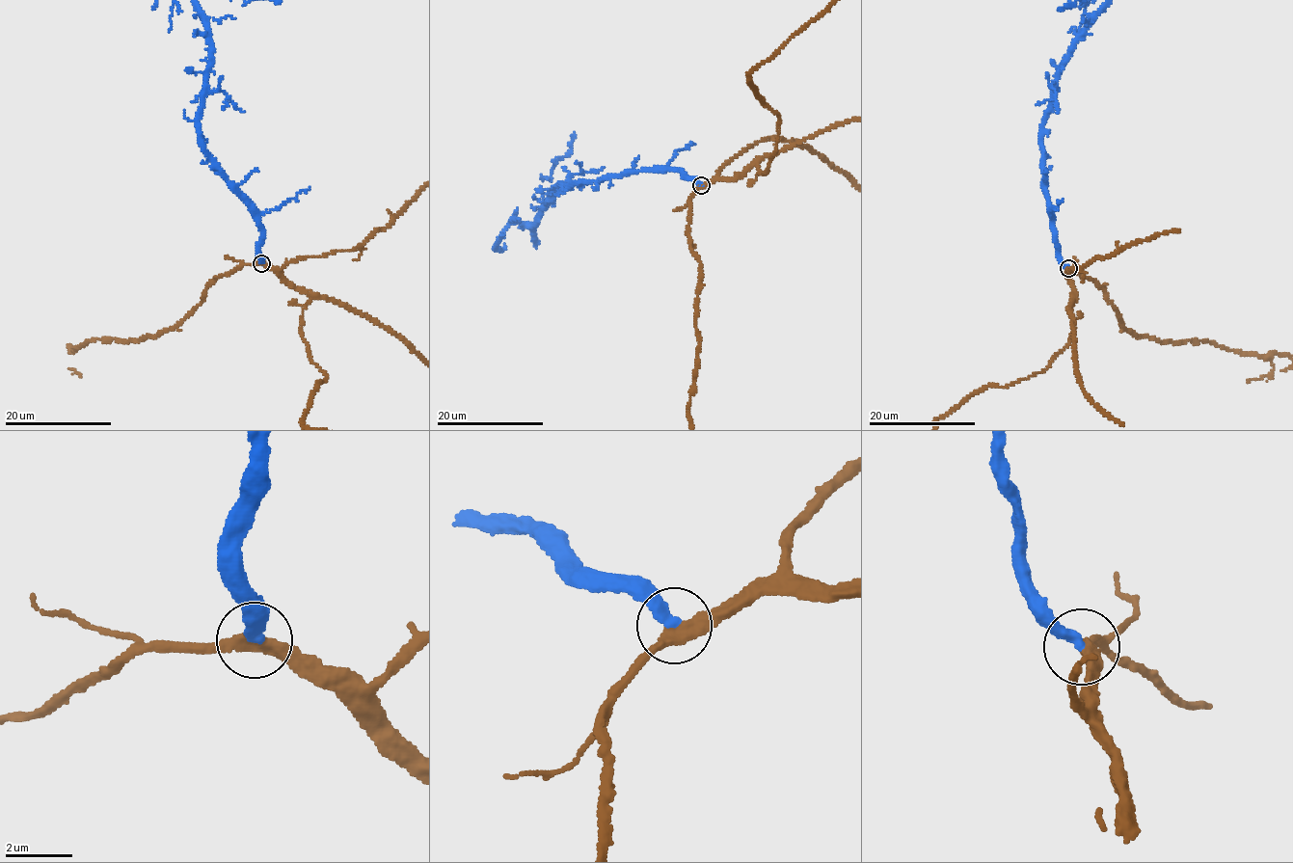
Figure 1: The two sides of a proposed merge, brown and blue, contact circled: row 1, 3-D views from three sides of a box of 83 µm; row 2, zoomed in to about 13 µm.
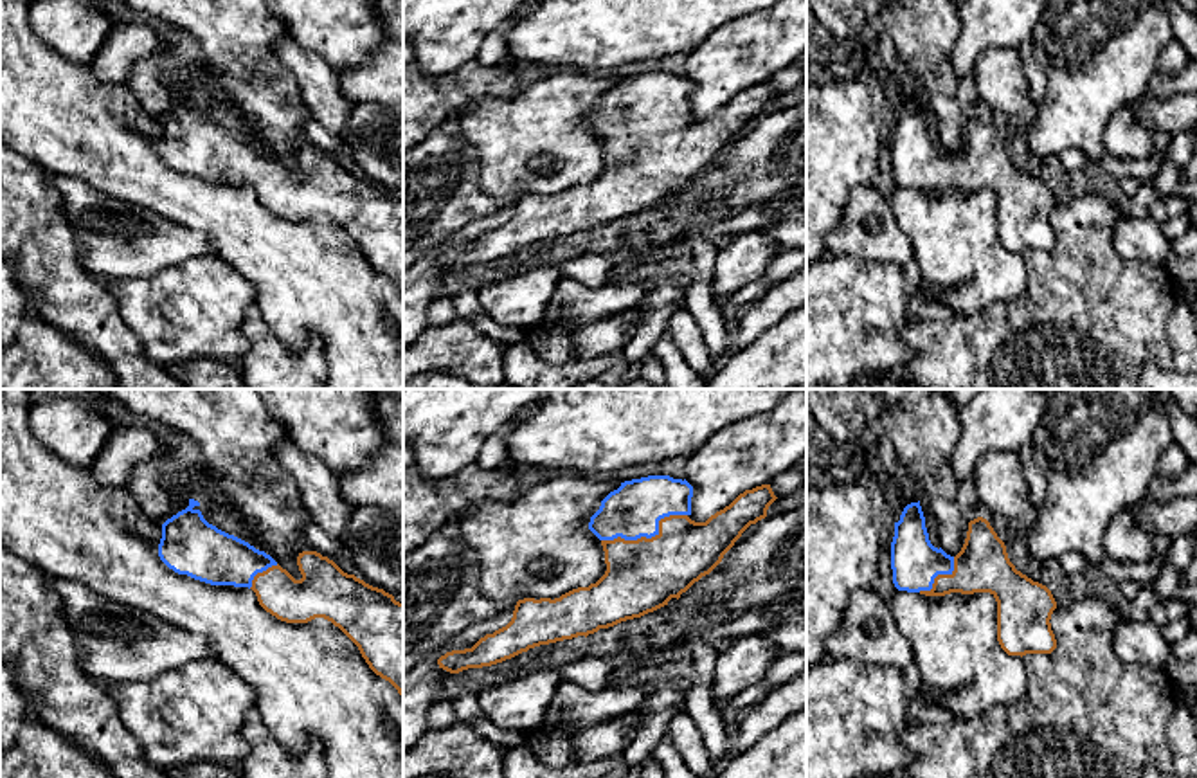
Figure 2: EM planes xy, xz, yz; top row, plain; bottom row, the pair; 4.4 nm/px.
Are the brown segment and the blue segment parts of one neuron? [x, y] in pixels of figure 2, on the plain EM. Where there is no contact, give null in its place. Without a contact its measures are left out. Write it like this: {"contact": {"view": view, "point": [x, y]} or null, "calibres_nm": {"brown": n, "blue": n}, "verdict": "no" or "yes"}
{"contact": {"view": "xz", "point": [648, 135]}, "calibres_nm": {"brown": 320, "blue": 240}, "verdict": "yes"}

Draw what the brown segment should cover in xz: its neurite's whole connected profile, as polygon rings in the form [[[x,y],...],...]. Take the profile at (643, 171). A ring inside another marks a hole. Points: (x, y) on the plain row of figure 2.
[[[670,72],[621,79],[589,119],[605,148],[605,171],[554,196],[518,196],[506,223],[472,245],[446,249],[437,256],[439,265],[459,270],[491,263],[529,245],[587,234],[653,209],[709,171],[778,95],[770,81],[761,81],[706,119],[695,119],[689,115],[691,94],[693,83]]]

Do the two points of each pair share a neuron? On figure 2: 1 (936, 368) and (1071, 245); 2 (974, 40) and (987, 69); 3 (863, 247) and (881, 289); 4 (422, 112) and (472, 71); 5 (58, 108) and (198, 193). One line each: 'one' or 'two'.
1: one
2: two
3: two
4: one
5: one

